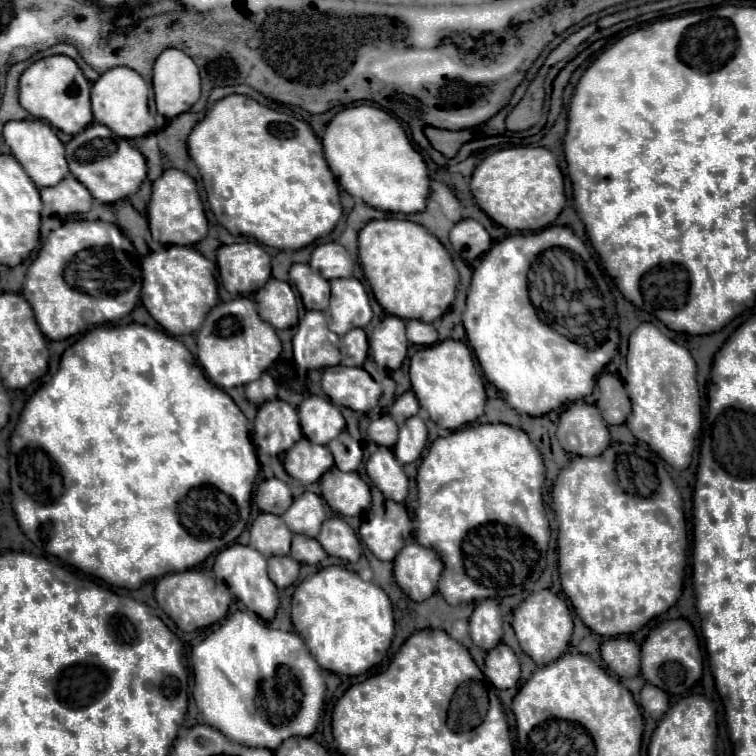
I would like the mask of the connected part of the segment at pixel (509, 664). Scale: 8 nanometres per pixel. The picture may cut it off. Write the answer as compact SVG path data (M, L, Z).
M498 644L486 654L484 674L498 688L512 688L520 678L520 662L510 646Z

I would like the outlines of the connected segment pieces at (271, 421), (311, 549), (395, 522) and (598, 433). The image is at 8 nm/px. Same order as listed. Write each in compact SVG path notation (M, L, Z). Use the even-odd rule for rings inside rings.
M278 398L260 406L254 426L256 448L270 456L286 452L302 438L296 408Z
M294 534L290 556L294 556L294 560L298 560L298 562L302 562L302 564L318 564L318 562L322 562L328 554L326 554L324 548L318 544L318 540L308 538L308 536L298 536L298 534Z
M386 502L384 516L374 516L360 526L360 540L380 560L394 560L398 550L410 540L412 522L404 504Z
M582 400L562 412L556 436L566 452L578 456L598 456L610 444L610 432L600 410Z

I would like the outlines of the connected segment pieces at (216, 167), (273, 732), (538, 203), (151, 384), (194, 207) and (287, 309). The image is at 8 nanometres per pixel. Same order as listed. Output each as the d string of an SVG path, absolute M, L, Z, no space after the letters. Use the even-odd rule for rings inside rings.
M232 94L218 100L188 136L188 152L202 177L210 208L220 226L278 250L300 250L328 236L342 216L338 182L332 176L320 140L310 126L294 116L272 110L256 100Z
M234 612L218 630L209 633L190 654L194 668L194 700L206 724L218 728L228 740L242 746L262 746L276 750L292 736L310 736L320 720L326 682L318 662L312 658L304 640L296 632L282 632L266 626L258 616Z
M506 148L486 156L474 170L470 190L478 206L508 230L538 230L552 224L564 208L564 178L548 148Z
M142 324L128 326L98 326L76 340L60 360L60 370L26 402L18 426L10 438L10 478L12 478L12 506L16 520L38 548L60 558L62 562L94 574L96 578L122 586L138 588L144 580L156 580L170 572L184 572L204 562L212 552L232 544L246 528L250 516L250 494L260 466L254 446L248 436L248 420L234 404L234 400L218 386L208 382L202 368L196 366L190 350L174 336Z
M176 168L166 170L158 180L152 182L148 220L150 220L152 236L162 244L178 244L178 246L198 244L208 232L208 220L196 190L196 182L182 170L176 170Z
M270 278L266 286L256 292L256 304L262 320L266 320L278 330L292 328L294 324L298 324L296 296L288 282Z

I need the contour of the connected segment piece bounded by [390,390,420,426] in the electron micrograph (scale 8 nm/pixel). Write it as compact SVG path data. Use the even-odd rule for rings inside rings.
M404 392L402 396L398 396L396 398L396 402L394 402L394 406L390 408L390 416L396 420L396 424L398 426L402 426L404 424L404 420L406 418L410 418L410 416L414 416L414 414L418 414L418 410L420 410L420 406L418 406L418 400L416 400L416 396L414 396L414 392Z

